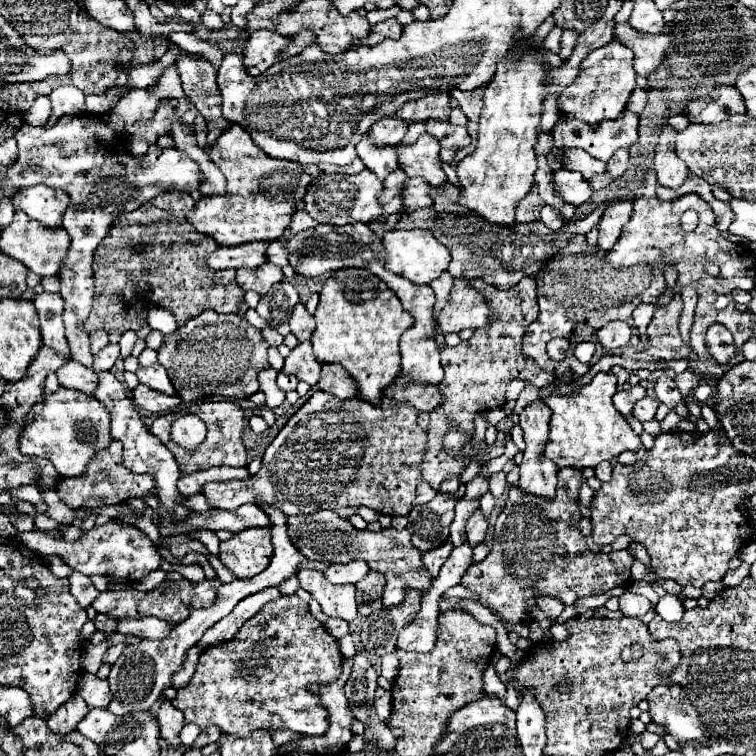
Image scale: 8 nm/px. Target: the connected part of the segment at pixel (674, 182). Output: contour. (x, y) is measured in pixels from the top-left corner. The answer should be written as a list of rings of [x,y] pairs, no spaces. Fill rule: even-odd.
[[[666,128],[660,134],[658,146],[654,150],[654,170],[658,174],[658,184],[660,186],[678,188],[688,178],[688,166],[684,166],[684,162],[674,154],[672,140],[670,140],[672,134],[668,134],[668,130],[670,128]]]

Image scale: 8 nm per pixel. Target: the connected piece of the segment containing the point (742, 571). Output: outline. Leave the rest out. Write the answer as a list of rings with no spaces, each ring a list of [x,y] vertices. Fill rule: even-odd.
[[[742,562],[741,566],[736,570],[729,570],[723,578],[723,583],[726,588],[732,588],[739,585],[749,574],[750,566]]]

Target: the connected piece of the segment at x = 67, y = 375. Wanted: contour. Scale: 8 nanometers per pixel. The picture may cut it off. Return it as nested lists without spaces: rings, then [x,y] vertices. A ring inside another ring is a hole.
[[[76,360],[66,362],[56,374],[58,374],[58,382],[66,388],[74,388],[84,394],[94,394],[96,390],[96,382],[98,382],[96,372],[86,366],[80,366],[80,362]]]

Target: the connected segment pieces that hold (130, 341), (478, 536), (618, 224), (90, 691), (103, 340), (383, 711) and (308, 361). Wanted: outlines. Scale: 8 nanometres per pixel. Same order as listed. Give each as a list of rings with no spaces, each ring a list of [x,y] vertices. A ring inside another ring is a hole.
[[[127,330],[120,338],[120,357],[124,360],[131,355],[132,348],[137,340],[134,330]]]
[[[478,510],[476,514],[470,516],[468,524],[466,524],[466,540],[472,544],[472,546],[478,546],[478,544],[484,544],[486,540],[486,518],[482,516],[482,512]]]
[[[620,200],[620,202],[612,202],[608,204],[608,208],[604,210],[600,222],[598,222],[598,246],[602,250],[610,250],[616,240],[622,234],[622,226],[628,222],[628,218],[632,216],[632,202],[628,200]]]
[[[84,672],[78,682],[78,694],[84,698],[88,708],[106,708],[108,702],[112,700],[108,680],[102,680],[96,674],[88,672]]]
[[[94,330],[90,334],[90,350],[92,350],[92,354],[98,354],[104,346],[108,346],[108,334],[104,330]]]
[[[384,692],[380,698],[374,700],[374,706],[376,706],[376,712],[378,712],[380,720],[386,720],[392,714],[392,694]]]
[[[302,342],[290,352],[290,356],[286,358],[282,370],[288,372],[288,374],[294,374],[298,380],[308,382],[310,386],[316,386],[318,378],[320,378],[322,362],[314,356],[312,344],[310,342]]]

